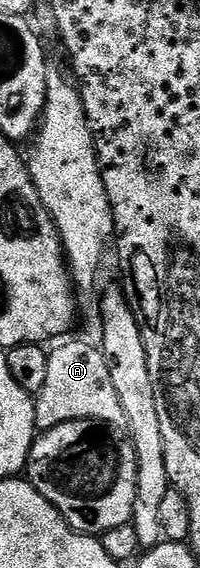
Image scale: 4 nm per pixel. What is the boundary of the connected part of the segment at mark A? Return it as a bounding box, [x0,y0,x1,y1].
[34,340,127,434]

